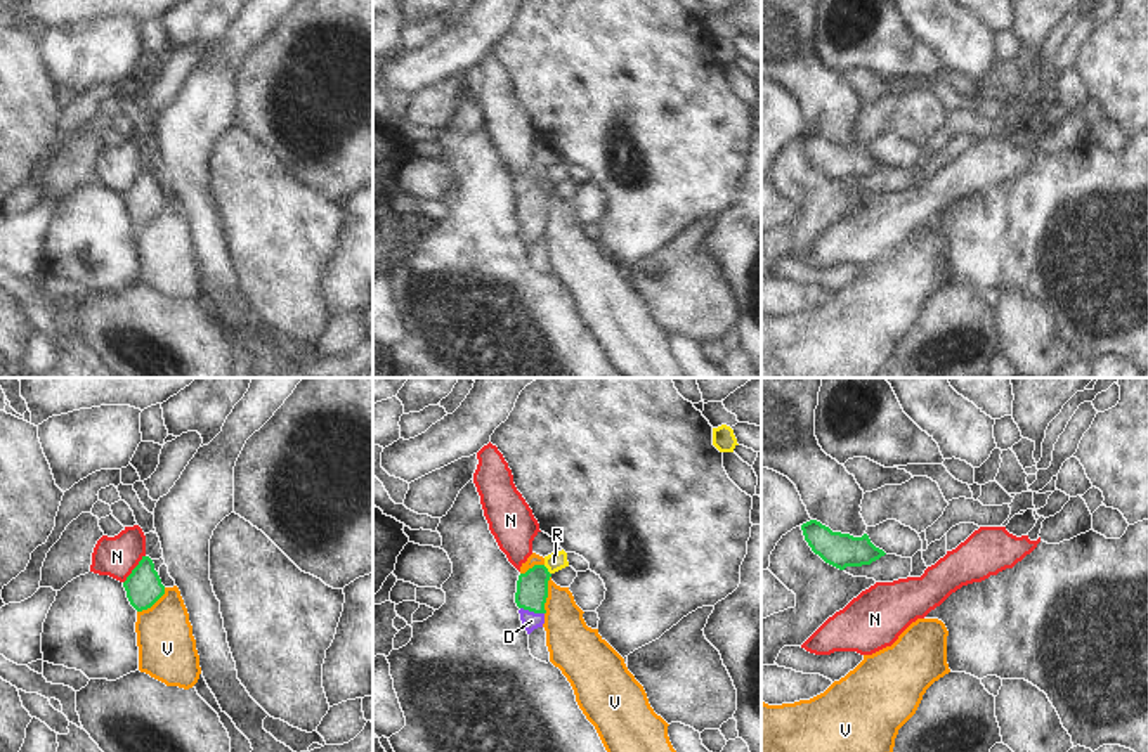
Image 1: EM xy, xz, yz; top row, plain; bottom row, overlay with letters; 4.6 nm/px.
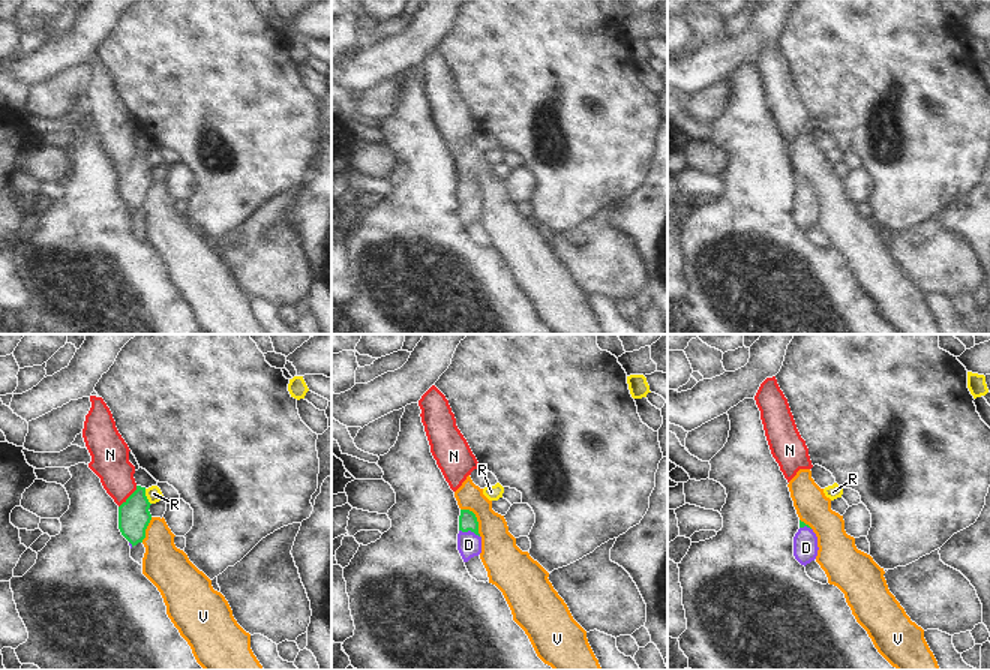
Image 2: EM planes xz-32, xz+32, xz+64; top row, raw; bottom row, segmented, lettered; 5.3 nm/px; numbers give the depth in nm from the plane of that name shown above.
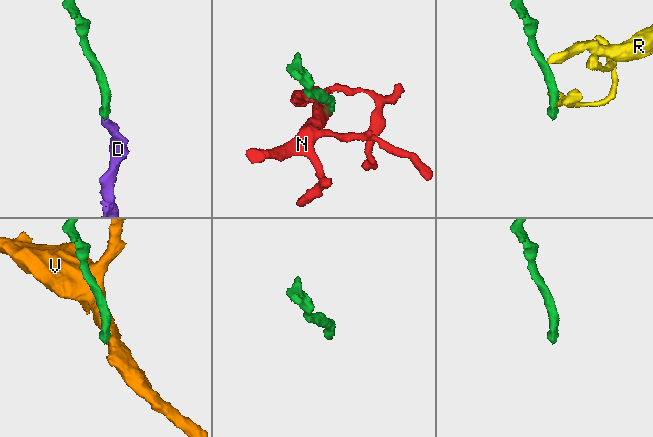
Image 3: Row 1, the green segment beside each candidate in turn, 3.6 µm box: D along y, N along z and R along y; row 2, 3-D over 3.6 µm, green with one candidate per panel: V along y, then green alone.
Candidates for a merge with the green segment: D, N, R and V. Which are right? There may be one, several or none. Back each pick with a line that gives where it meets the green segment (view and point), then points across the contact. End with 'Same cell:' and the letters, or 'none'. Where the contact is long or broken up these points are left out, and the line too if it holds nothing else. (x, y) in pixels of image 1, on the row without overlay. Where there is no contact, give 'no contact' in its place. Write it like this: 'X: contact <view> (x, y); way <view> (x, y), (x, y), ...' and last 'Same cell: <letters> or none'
D: contact xz (533, 222); way xz (531, 207), (533, 222), (531, 233)
Same cell: D

